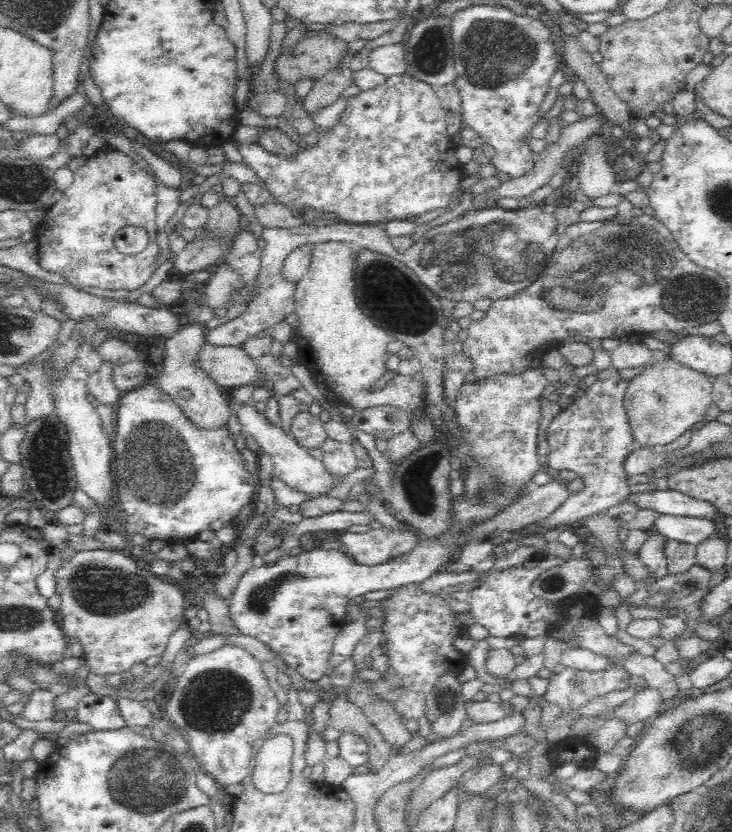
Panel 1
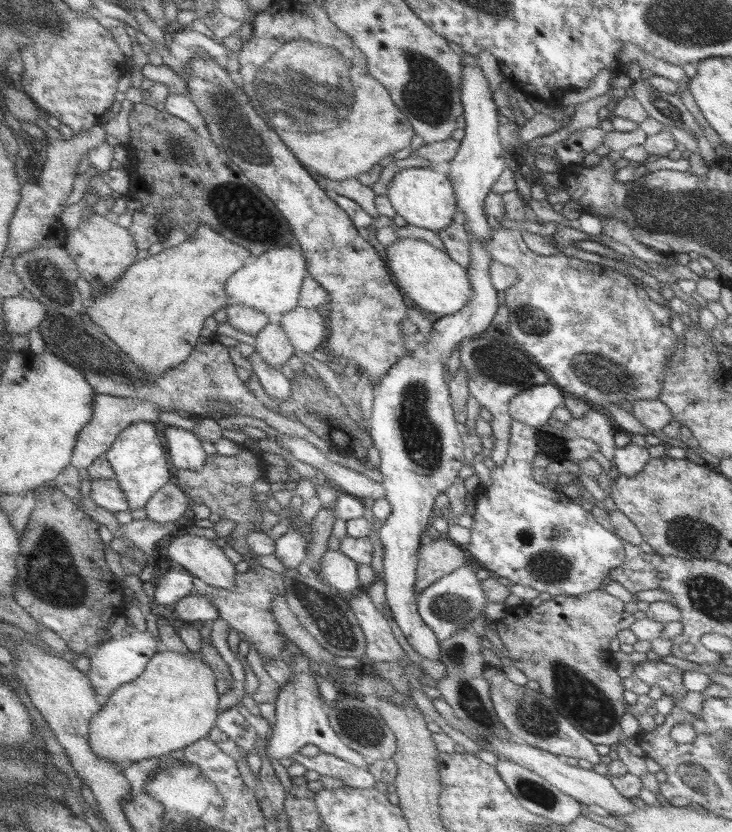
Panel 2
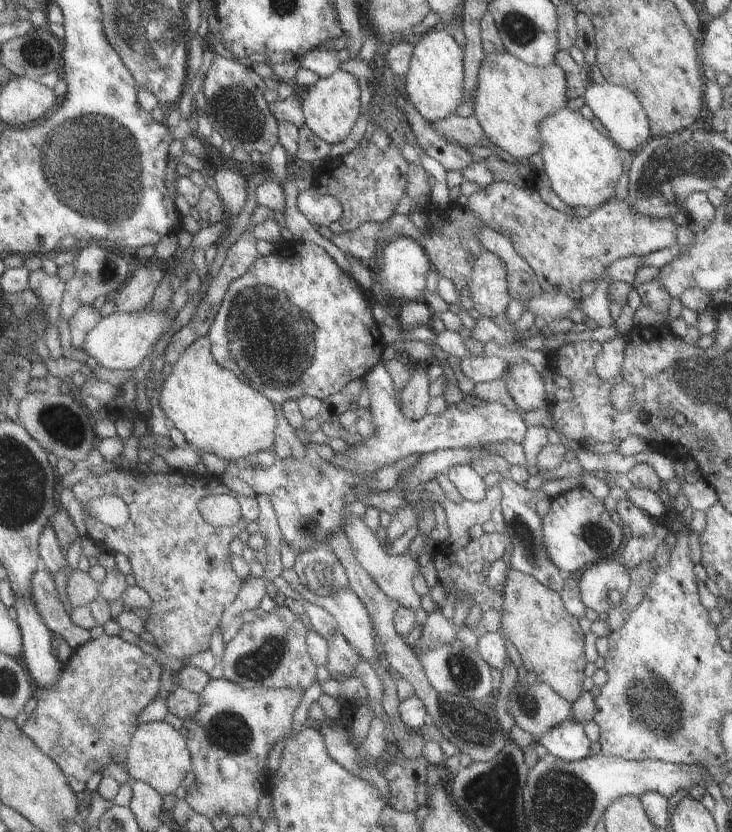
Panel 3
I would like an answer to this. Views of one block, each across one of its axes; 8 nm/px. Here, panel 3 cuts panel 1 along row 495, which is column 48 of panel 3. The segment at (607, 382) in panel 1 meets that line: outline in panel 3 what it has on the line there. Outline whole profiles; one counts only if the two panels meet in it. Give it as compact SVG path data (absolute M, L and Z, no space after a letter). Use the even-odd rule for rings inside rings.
M39 570L31 580L31 598L35 598L35 608L39 610L47 628L51 628L52 633L59 635L71 649L76 650L91 639L90 631L71 620L53 579L51 570Z

